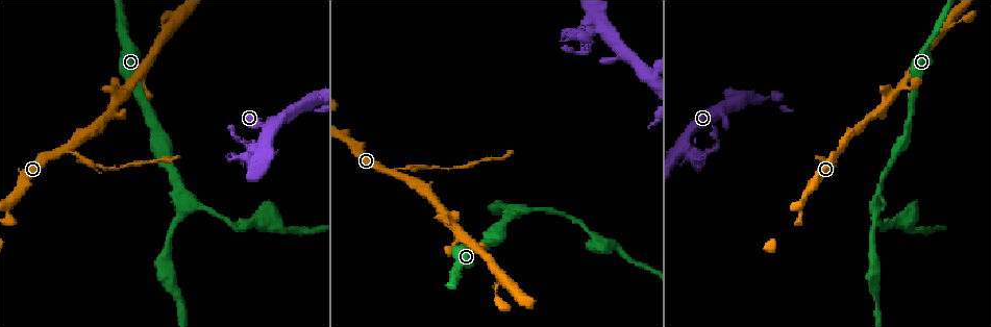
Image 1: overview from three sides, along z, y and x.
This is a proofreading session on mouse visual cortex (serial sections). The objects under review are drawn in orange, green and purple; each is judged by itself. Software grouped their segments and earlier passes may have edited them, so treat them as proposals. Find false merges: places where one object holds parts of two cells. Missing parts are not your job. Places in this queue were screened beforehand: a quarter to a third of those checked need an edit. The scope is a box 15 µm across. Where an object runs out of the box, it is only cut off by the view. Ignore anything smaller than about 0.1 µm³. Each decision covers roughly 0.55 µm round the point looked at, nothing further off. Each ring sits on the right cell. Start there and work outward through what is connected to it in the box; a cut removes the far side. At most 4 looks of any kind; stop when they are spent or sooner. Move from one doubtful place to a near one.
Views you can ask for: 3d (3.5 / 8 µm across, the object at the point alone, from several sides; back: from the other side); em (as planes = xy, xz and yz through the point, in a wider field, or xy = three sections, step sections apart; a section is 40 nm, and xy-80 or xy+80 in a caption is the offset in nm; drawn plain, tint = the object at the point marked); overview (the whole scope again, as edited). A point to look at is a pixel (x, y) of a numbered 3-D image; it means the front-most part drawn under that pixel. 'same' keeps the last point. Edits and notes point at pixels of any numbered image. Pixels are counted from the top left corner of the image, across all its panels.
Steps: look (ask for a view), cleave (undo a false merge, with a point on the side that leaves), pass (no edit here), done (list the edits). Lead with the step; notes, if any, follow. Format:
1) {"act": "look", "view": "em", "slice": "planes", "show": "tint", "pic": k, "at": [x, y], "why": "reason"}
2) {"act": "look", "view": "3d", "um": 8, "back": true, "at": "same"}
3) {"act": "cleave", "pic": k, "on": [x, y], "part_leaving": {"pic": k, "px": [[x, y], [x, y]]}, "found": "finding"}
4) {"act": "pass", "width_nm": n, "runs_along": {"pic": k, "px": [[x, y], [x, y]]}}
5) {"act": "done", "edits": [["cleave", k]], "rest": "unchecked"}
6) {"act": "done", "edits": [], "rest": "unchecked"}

{"act": "look", "view": "em", "slice": "planes", "show": "tint", "pic": 1, "at": [875, 202], "why": "abrupt turn"}

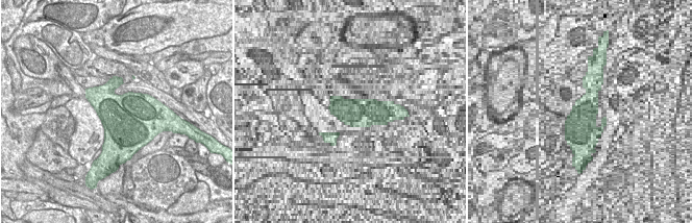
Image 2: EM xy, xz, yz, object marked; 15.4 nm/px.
{"act": "look", "view": "3d", "um": 3.5, "at": "same", "why": "see where the arms go"}

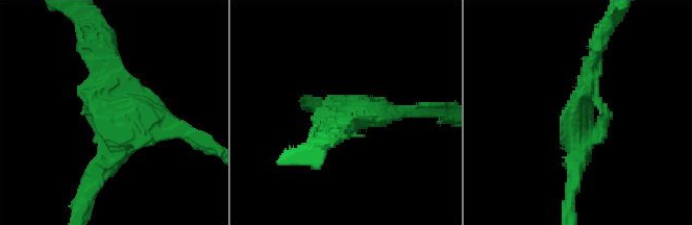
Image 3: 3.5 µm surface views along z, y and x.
{"act": "pass", "runs_along": {"pic": 3, "px": [[102, 49], [105, 100], [186, 132]]}, "found": "all the same cell"}

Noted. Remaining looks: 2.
{"act": "look", "view": "3d", "um": 3.5, "pic": 1, "at": [61, 154], "why": "branch point"}

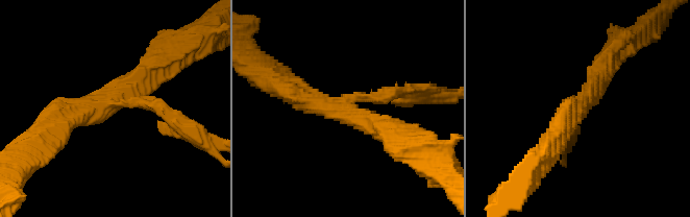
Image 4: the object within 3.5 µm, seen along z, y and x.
{"act": "look", "view": "em", "slice": "xy", "step": 2, "show": "tint", "pic": 4, "at": [582, 103], "arms": 3, "arm_widths_nm": [150, 350, 350], "why": "shape alone is not enough"}

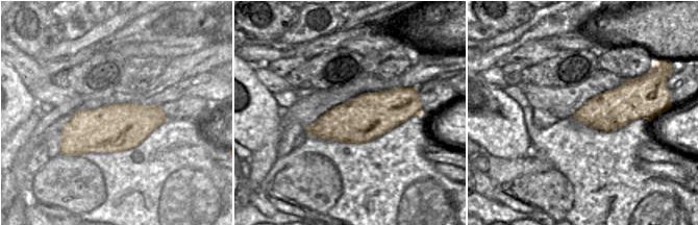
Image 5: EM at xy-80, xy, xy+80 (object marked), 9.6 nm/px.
{"act": "cleave", "pic": 4, "on": [162, 107], "part_leaving": {"pic": 4, "px": [[128, 103], [154, 103], [215, 142]]}, "found": "two cells meet here"}

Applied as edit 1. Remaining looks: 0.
{"act": "done", "edits": [["cleave", 4]], "rest": "unchecked"}

